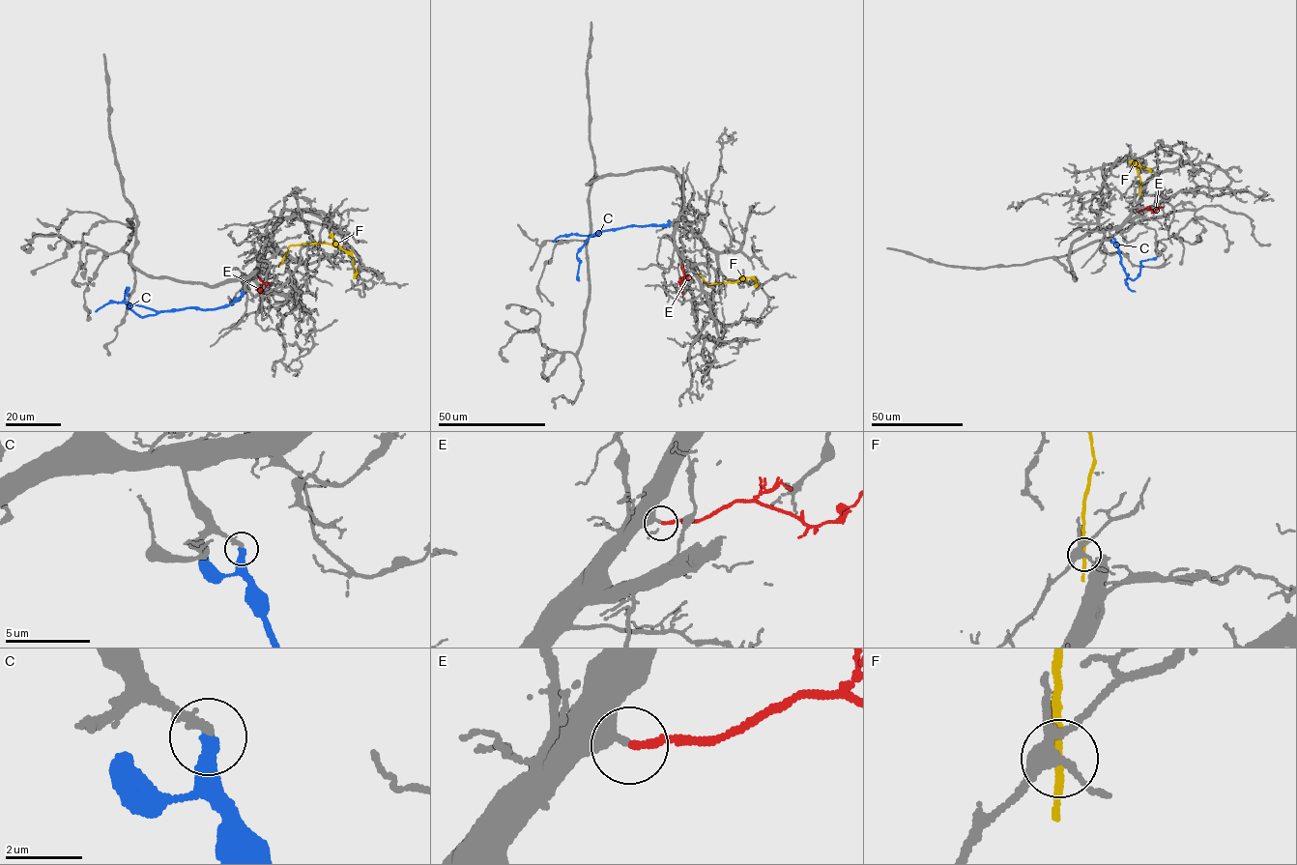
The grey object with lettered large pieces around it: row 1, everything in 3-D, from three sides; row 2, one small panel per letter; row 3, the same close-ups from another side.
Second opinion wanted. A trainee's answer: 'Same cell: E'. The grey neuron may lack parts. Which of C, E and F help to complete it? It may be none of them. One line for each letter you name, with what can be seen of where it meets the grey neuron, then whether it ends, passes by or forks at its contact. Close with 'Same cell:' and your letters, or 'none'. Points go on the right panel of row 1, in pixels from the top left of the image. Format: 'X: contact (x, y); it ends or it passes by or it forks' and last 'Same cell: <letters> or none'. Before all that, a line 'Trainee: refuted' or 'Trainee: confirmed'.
Trainee: confirmed
E: contact (1137, 211); it ends
Same cell: E

